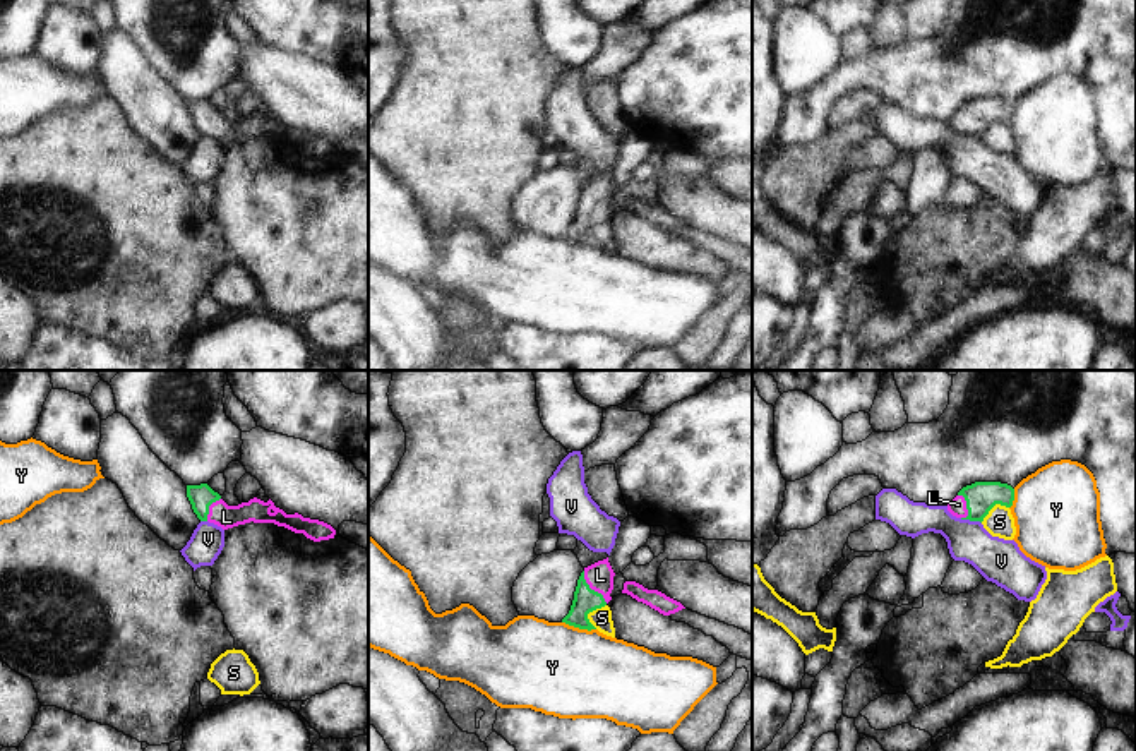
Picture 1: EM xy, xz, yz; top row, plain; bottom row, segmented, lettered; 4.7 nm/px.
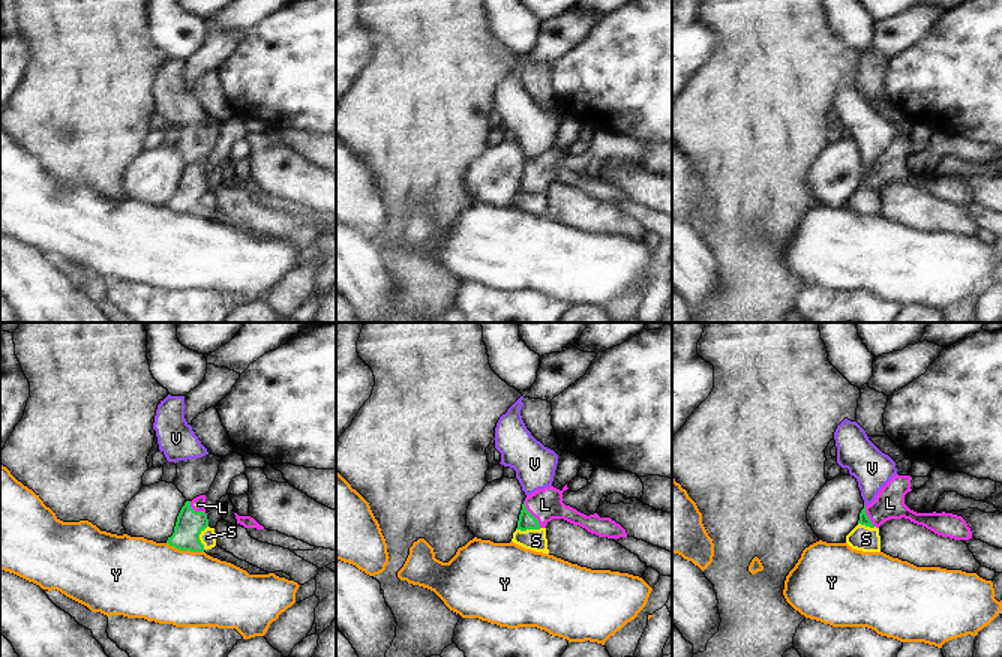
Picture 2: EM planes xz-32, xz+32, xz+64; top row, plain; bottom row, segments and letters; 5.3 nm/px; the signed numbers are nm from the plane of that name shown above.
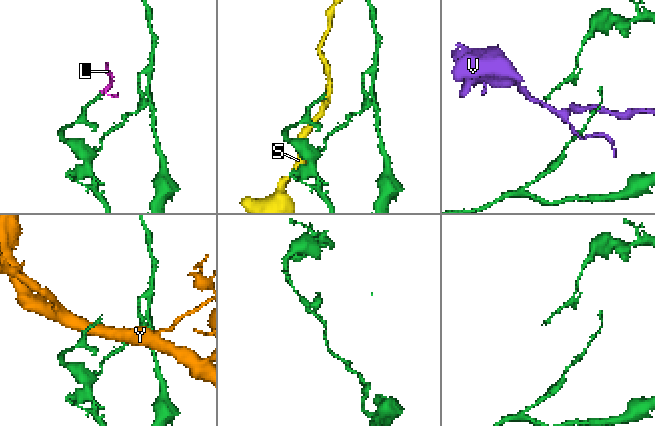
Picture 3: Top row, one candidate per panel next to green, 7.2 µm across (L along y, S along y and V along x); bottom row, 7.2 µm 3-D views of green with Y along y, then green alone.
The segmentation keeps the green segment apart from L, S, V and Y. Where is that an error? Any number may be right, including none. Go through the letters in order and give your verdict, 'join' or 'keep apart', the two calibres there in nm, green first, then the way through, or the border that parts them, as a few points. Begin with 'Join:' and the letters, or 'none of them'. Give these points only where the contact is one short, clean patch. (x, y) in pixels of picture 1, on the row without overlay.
Join: L
L: join; 120 nm thick on the green side, 130 nm on the other; runs through xz (586, 216), (590, 204), (600, 191)
S: keep apart; 120 nm thick on the green side, 100 nm on the other; border along xz (605, 220), (588, 230), (588, 237), (595, 244)
V: keep apart; 150 nm thick on the green side, 200 nm on the other; border along yz (960, 134), (980, 139)
Y: keep apart; 120 nm thick on the green side, 440 nm on the other

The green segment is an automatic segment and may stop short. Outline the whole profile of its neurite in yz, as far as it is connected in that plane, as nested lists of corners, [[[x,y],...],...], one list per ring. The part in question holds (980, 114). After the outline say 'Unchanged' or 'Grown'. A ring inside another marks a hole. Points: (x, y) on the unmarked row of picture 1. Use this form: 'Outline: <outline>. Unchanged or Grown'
Outline: [[[975,98],[958,108],[948,120],[948,127],[956,134],[982,139],[995,120],[1011,123],[1013,117],[1014,105],[1011,101],[1001,98]]]. Grown

